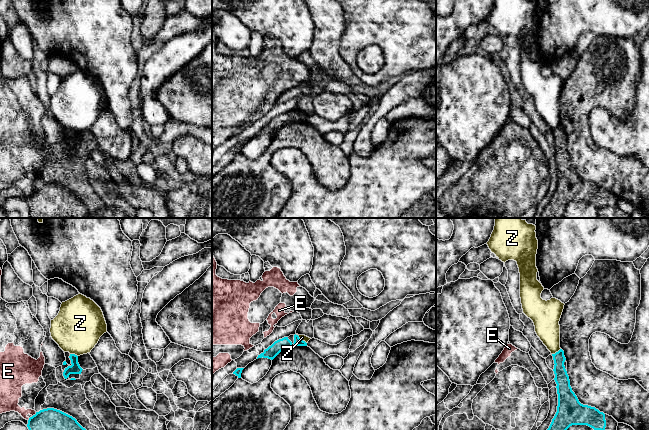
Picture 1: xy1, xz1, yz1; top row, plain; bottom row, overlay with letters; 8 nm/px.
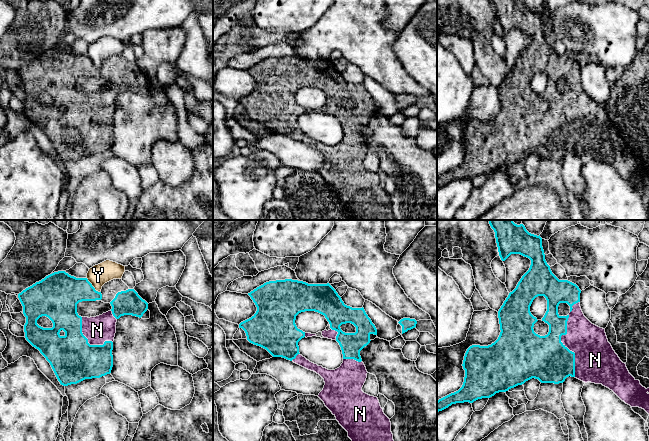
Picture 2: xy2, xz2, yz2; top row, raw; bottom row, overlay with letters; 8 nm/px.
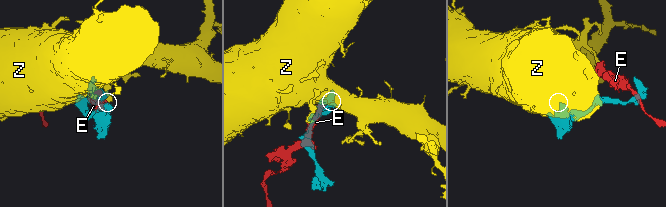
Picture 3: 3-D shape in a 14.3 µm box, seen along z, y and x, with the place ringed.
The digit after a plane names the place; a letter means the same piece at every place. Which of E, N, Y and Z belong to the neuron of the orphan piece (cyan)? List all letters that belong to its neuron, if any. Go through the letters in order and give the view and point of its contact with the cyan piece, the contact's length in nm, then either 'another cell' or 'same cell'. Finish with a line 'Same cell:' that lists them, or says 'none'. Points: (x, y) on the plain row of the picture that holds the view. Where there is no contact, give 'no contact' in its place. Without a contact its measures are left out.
E: xy1 (35, 190) | 50 nm | another cell
N: yz2 (564, 121) | 500 nm | same cell
Y: xy2 (92, 62) | 160 nm | another cell
Z: yz1 (556, 128) | 90 nm | another cell
Same cell: N

